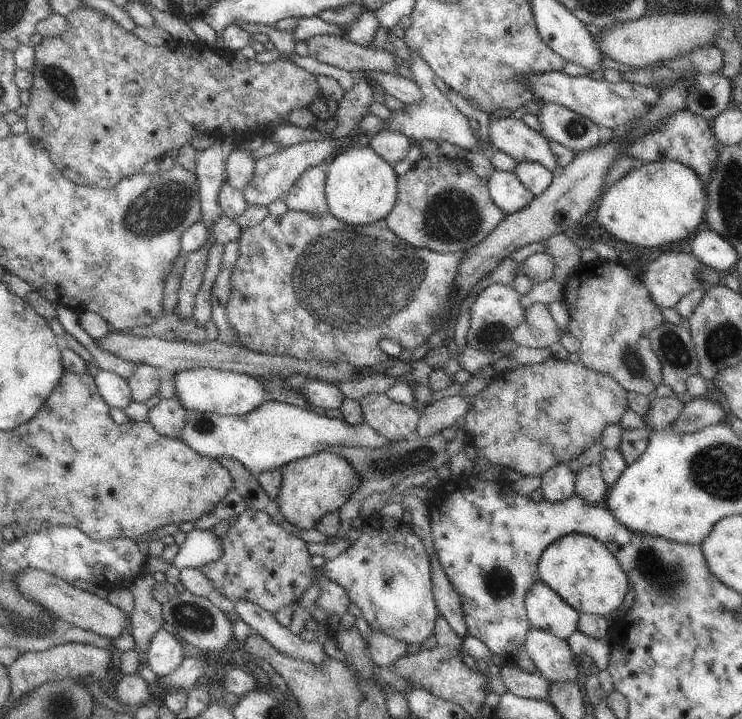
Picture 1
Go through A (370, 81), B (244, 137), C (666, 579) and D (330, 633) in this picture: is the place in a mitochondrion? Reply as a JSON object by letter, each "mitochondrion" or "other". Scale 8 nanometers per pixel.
{"A":"other","B":"other","C":"mitochondrion","D":"mitochondrion"}

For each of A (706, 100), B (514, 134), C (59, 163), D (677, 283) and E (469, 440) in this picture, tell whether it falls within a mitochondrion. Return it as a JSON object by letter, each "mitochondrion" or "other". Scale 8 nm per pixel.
{"A":"mitochondrion","B":"other","C":"other","D":"other","E":"other"}

